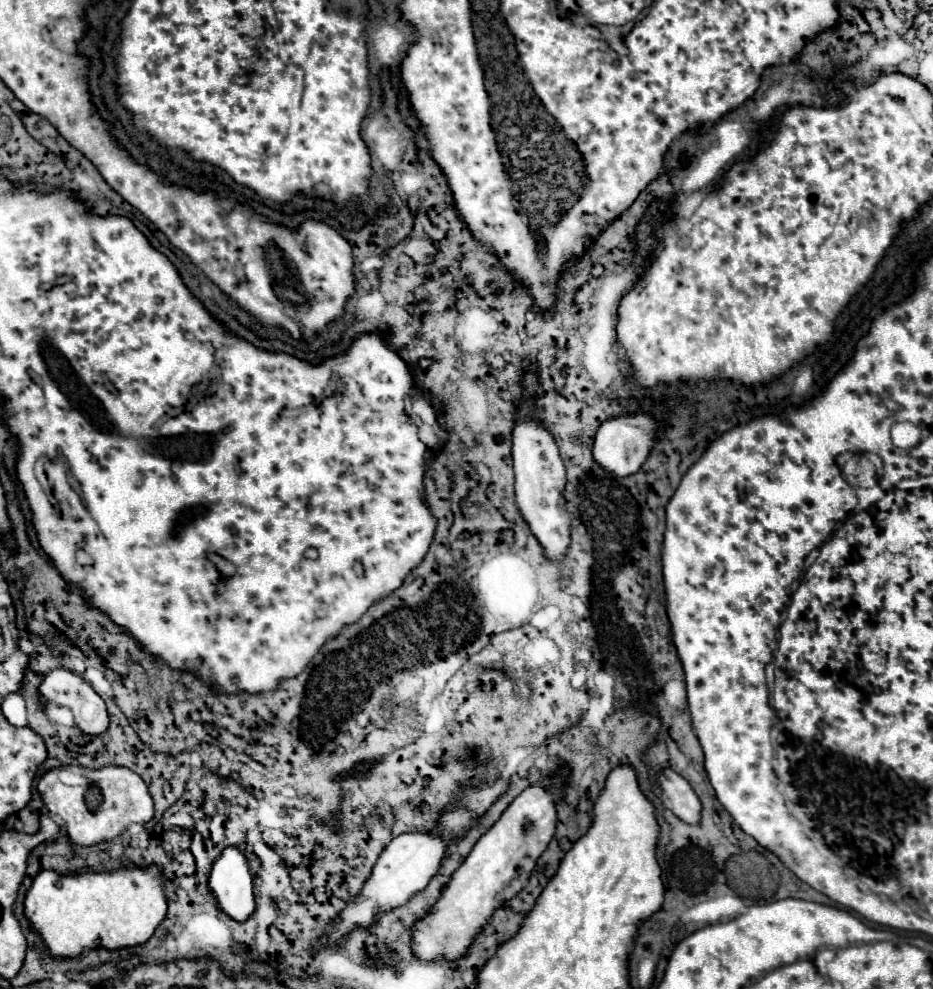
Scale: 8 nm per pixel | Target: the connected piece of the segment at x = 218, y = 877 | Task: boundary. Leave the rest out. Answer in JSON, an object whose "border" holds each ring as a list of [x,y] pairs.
{"border":[[[230,846],[214,862],[208,890],[214,894],[220,912],[236,922],[246,922],[254,912],[252,876],[244,854]]]}

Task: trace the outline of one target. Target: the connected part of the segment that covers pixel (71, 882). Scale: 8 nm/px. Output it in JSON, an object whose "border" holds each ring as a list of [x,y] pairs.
{"border":[[[156,866],[60,876],[44,870],[24,900],[24,916],[52,958],[80,958],[94,948],[122,950],[148,942],[166,916],[162,876]]]}

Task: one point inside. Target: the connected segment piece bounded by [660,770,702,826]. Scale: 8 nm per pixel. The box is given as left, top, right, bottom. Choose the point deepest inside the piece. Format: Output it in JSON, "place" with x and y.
{"place":[685,804]}

